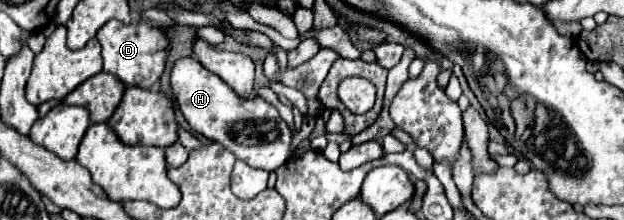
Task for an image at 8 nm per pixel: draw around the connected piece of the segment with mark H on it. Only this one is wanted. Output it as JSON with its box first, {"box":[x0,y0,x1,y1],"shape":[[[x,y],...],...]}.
{"box":[170,57,294,171],"shape":[[[182,57],[174,63],[170,73],[170,87],[172,97],[176,99],[188,125],[204,137],[222,143],[250,167],[276,171],[294,153],[292,129],[280,119],[274,105],[262,97],[238,97],[224,81],[218,79],[218,75],[204,69],[196,57]]]}

